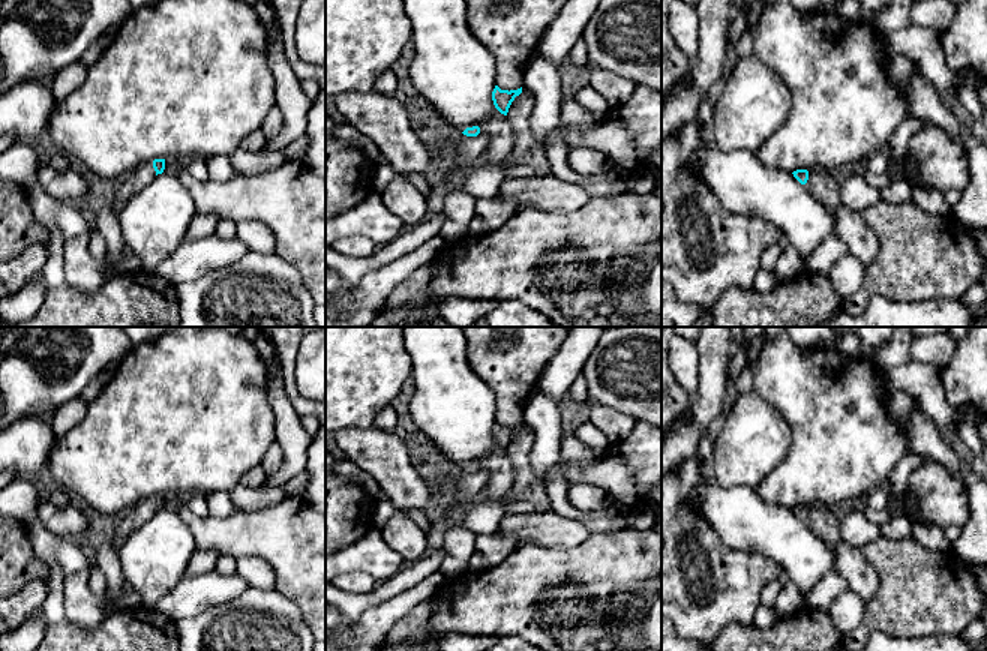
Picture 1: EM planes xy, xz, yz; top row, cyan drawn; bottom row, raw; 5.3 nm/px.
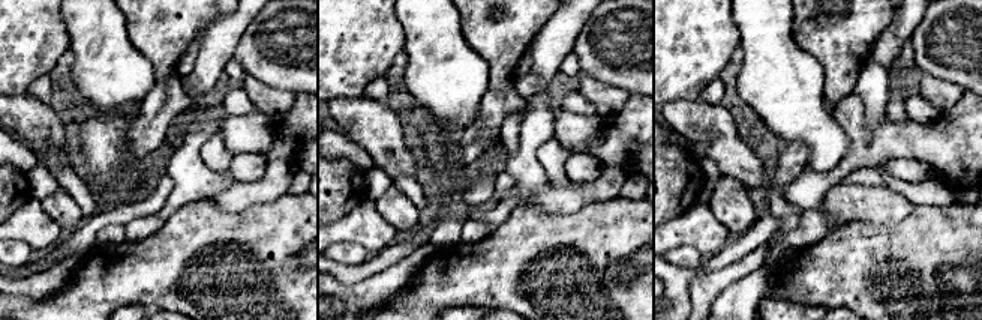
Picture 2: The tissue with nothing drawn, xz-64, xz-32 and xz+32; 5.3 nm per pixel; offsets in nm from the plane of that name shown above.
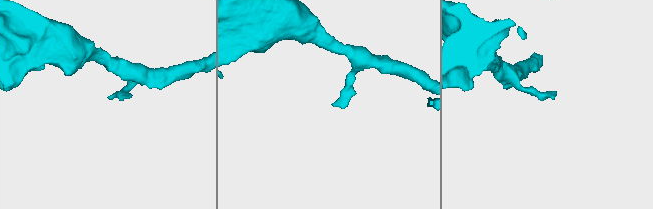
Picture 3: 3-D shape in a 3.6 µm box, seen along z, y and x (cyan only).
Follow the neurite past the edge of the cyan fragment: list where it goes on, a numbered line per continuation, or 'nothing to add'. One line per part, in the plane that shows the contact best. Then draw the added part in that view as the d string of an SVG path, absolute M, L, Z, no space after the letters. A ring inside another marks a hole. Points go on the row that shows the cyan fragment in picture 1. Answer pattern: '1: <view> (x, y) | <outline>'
1: xz (470, 150) | M478 134L477 136L462 135L453 153L452 176L459 178L471 166L478 164L488 148L488 136Z

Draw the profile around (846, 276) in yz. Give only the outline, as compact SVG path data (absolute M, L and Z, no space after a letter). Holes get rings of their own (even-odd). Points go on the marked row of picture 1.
M848 252L842 256L830 270L828 279L840 300L844 300L855 294L864 282L866 266Z

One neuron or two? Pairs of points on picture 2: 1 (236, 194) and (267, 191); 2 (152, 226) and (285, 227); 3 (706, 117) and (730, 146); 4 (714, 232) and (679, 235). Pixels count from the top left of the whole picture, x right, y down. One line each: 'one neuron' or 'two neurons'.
1: one neuron
2: two neurons
3: one neuron
4: one neuron

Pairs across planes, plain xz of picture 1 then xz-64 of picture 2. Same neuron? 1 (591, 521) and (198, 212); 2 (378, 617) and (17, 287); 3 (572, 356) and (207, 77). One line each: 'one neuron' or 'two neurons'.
1: two neurons
2: one neuron
3: one neuron

